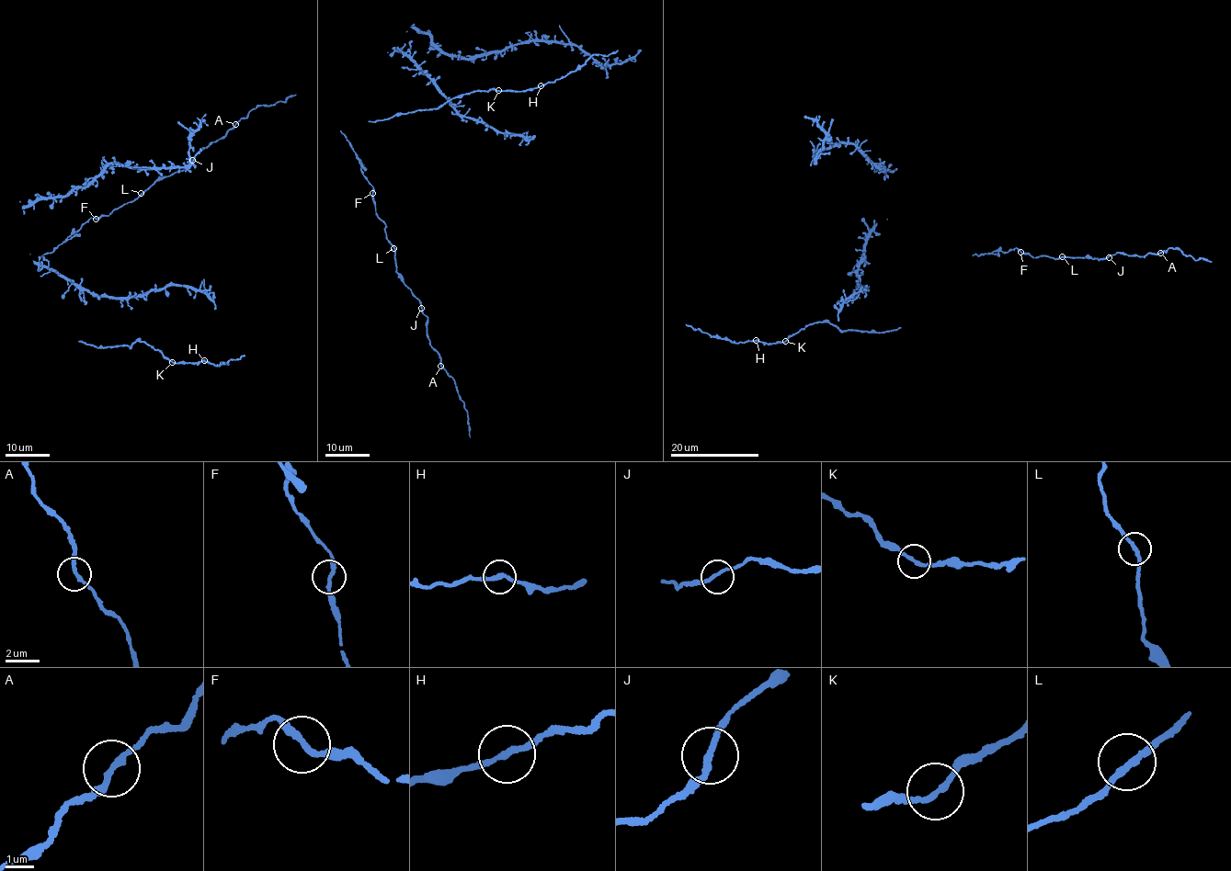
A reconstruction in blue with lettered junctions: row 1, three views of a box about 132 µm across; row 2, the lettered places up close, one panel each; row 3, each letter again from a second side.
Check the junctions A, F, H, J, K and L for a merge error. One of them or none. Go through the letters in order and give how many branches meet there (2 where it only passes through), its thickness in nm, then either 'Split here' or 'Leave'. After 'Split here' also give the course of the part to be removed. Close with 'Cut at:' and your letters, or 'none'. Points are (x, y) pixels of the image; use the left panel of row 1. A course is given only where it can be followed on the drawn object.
A: Branches: 2. Thickness 200 nm. Leave
F: Branches: 2. Thickness 220 nm. Leave
H: Branches: 2. Thickness 200 nm. Leave
J: Branches: 2. Thickness 180 nm. Leave
K: Branches: 2. Thickness 180 nm. Leave
L: Branches: 2. Thickness 200 nm. Leave
Cut at: none

